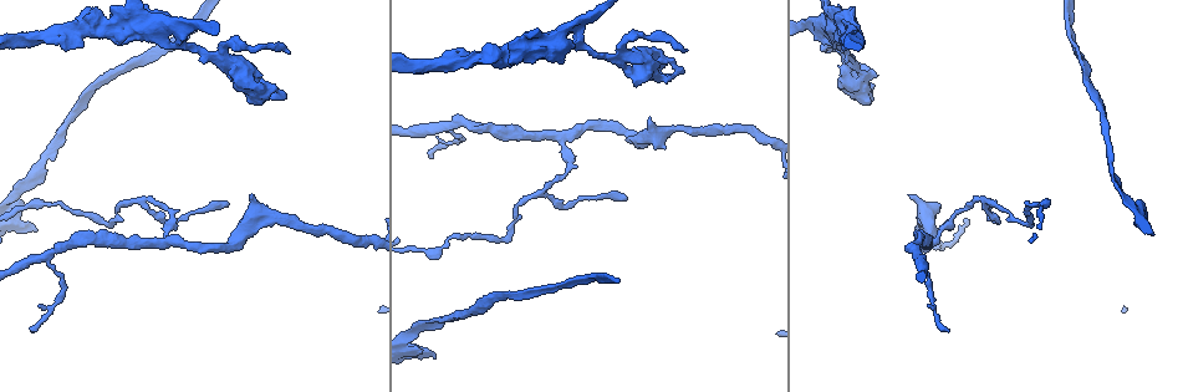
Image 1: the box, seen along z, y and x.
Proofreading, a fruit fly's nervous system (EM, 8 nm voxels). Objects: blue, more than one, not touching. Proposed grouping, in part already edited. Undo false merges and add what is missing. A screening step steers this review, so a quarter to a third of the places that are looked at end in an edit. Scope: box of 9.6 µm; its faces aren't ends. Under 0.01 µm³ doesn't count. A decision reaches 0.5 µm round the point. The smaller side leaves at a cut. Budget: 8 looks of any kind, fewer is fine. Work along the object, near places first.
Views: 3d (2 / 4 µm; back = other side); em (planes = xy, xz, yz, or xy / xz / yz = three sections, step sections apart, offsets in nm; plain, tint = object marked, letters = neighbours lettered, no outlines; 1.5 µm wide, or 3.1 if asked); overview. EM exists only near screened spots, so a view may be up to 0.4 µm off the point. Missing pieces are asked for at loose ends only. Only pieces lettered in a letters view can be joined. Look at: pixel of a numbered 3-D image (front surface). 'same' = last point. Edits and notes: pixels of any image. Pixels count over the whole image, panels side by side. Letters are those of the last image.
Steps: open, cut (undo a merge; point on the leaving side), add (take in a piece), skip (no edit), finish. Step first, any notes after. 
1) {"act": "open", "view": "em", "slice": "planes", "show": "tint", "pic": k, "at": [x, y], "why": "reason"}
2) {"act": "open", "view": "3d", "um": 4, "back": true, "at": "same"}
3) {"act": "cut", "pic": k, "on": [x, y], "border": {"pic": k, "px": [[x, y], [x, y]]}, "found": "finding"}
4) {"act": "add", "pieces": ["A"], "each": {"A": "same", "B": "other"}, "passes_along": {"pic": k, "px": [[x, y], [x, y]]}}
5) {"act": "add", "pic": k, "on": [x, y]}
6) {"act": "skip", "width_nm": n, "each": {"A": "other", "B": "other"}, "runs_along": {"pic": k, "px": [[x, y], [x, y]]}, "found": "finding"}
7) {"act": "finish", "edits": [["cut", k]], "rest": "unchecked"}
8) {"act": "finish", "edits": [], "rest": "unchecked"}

{"act": "open", "view": "3d", "um": 4, "pic": 1, "at": [563, 137], "why": "sharp bend"}

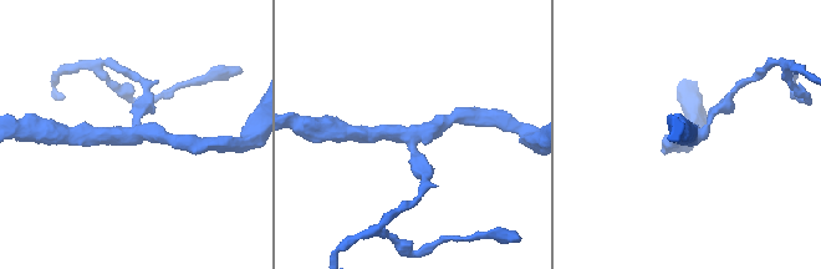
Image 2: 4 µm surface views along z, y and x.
{"act": "open", "view": "em", "slice": "xy", "step": 8, "show": "tint", "pic": 2, "at": [414, 139], "arms": 3, "arm_widths_nm": [160, 220, 220], "why": "now the EM"}

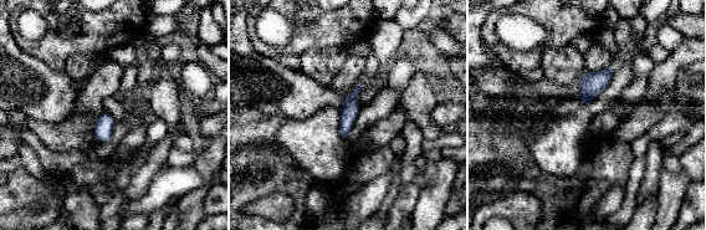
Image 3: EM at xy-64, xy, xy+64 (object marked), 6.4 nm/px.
{"act": "open", "view": "em", "slice": "planes", "show": "letters", "at": "same"}

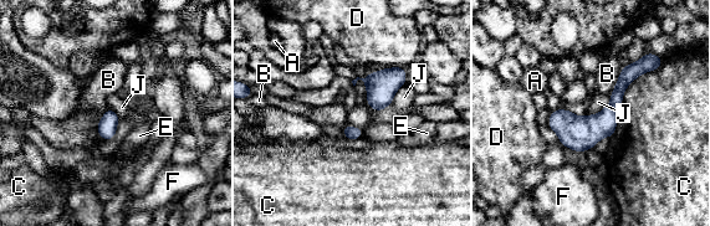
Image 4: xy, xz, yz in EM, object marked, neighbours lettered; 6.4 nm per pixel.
{"act": "skip", "each": {"A": "other", "B": "other", "C": "other", "D": "other", "E": "other", "F": "other", "J": "other"}, "runs_along": {"pic": 4, "px": [[629, 78], [591, 129], [563, 142]]}, "found": "continuous, no second neuron"}

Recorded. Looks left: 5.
{"act": "open", "view": "em", "slice": "planes", "show": "plain", "pic": 1, "at": [227, 207], "why": "thin end"}

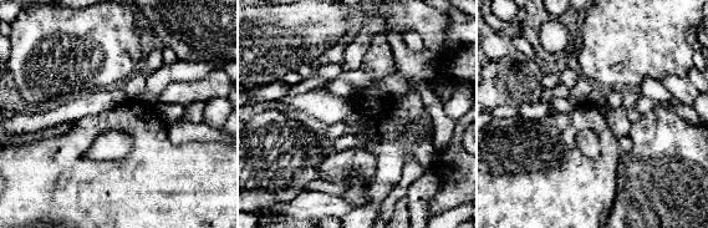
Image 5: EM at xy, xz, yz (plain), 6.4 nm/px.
{"act": "open", "view": "em", "slice": "planes", "show": "tint", "at": "same"}

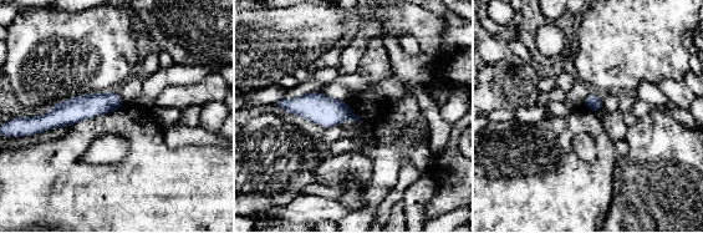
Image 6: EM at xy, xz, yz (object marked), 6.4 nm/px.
{"act": "open", "view": "em", "slice": "planes", "show": "letters", "at": "same", "why": "see the neighbours"}

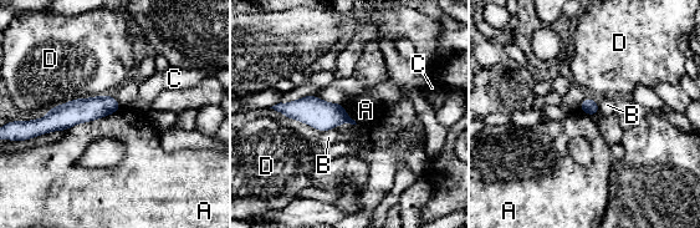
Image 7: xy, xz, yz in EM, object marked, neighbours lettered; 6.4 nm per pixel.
{"act": "skip", "each": {"A": "other", "B": "other", "C": "other", "D": "other"}, "runs_along": {"pic": 7, "px": [[116, 106], [75, 111], [37, 131]]}, "found": "none of them fits"}

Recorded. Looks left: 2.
{"act": "open", "view": "em", "slice": "planes", "show": "letters", "pic": 1, "at": [412, 349], "why": "calibre changes"}

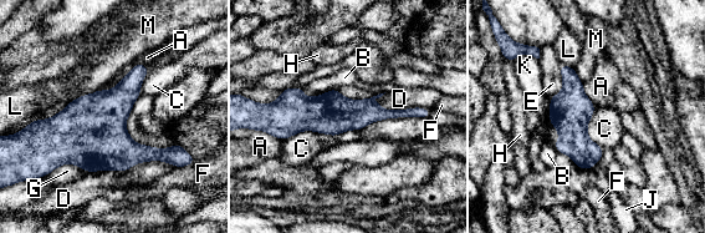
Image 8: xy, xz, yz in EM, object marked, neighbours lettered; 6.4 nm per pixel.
{"act": "skip", "each": {"A": "other", "B": "other", "C": "other", "D": "other", "E": "other", "F": "other", "G": "other", "H": "other", "J": "other", "K": "other", "L": "other", "M": "other"}, "found": "all the same neuron"}

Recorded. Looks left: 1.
{"act": "finish", "edits": [], "rest": "unchecked"}

